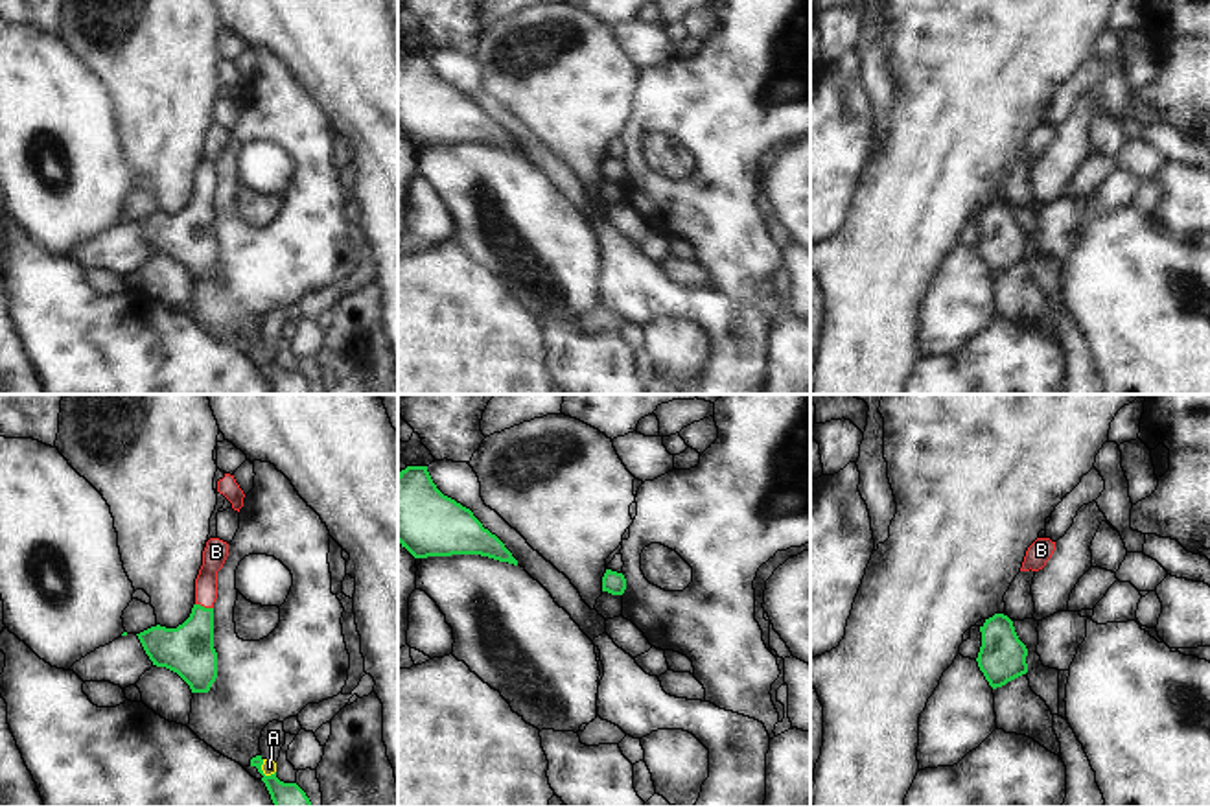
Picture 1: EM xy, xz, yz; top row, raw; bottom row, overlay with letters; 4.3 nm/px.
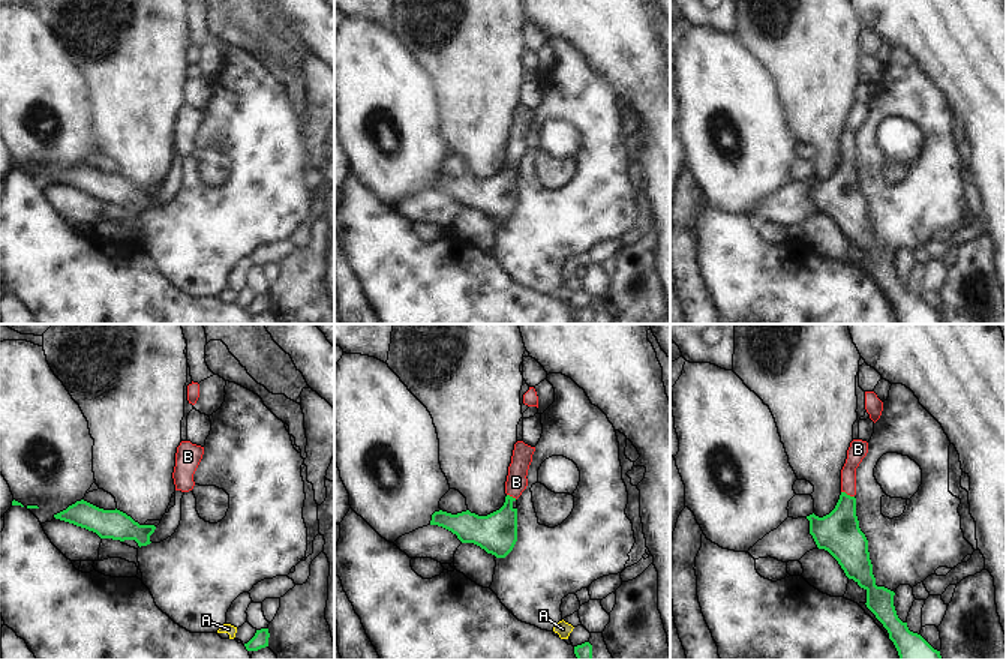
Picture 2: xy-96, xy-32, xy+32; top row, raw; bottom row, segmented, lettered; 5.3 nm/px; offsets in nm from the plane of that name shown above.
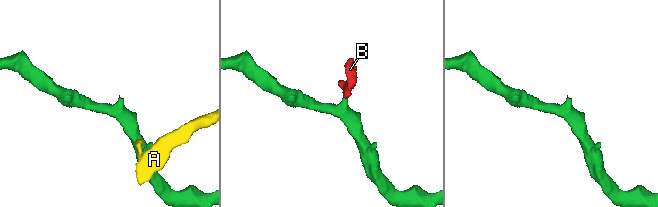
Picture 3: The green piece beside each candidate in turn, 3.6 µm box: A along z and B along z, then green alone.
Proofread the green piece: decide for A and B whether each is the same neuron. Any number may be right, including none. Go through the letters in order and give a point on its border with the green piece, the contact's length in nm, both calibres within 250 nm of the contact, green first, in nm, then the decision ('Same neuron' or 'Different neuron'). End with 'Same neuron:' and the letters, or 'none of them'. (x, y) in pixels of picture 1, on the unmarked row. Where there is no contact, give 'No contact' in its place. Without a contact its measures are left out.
A: Touches green at xy (262, 358). Shared border 90 nm. Thickness 160 nm (green) against 60 nm. Different neuron
B: Touches green at xy (203, 194). Shared border 80 nm. Thickness 220 nm (green) against 110 nm. Same neuron
Same neuron: B.

